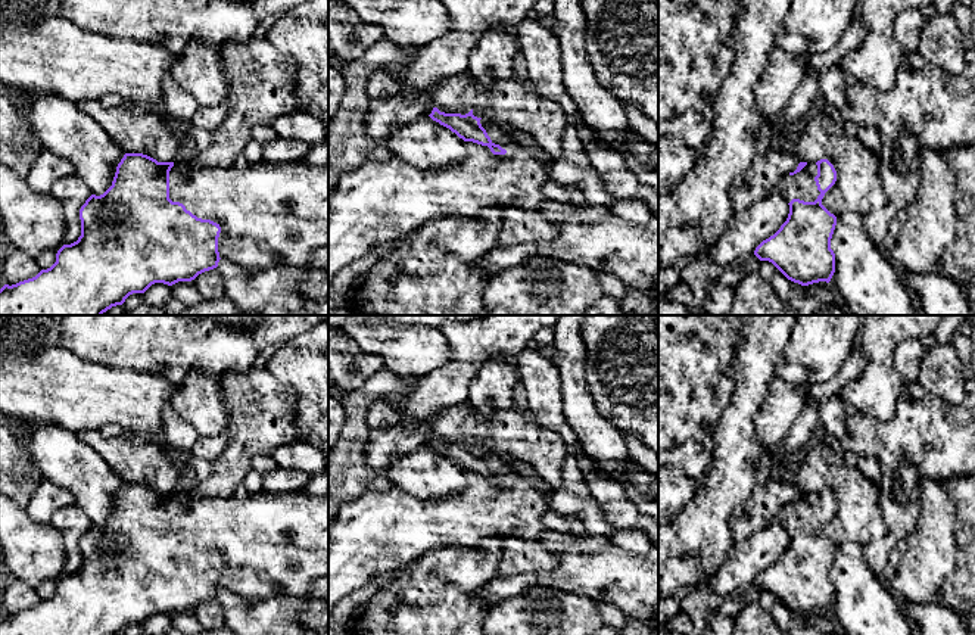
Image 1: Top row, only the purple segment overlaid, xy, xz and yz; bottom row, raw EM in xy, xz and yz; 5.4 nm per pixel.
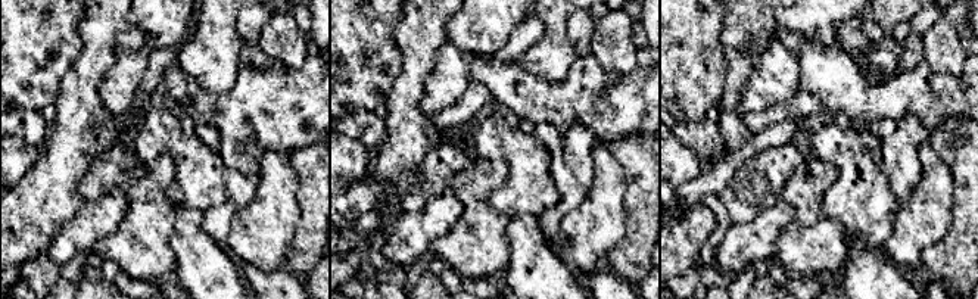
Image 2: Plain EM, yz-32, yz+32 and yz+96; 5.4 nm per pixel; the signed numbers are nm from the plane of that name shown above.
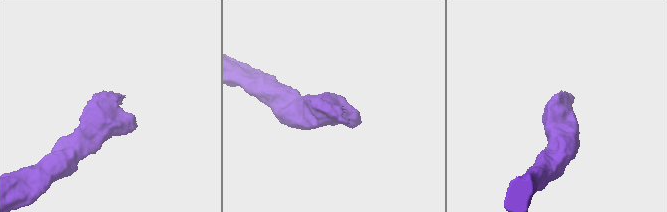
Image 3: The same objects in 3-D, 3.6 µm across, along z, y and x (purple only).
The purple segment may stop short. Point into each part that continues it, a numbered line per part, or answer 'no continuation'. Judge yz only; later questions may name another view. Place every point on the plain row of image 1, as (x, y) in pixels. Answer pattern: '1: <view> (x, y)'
1: yz (801, 516)

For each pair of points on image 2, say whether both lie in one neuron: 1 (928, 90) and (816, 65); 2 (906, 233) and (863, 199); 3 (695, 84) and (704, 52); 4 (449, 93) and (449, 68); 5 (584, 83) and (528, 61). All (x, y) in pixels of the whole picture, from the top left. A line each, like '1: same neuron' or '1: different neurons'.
1: same neuron
2: different neurons
3: same neuron
4: same neuron
5: different neurons

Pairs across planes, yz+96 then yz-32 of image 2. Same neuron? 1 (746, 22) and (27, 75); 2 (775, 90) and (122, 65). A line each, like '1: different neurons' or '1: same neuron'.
1: different neurons
2: same neuron

